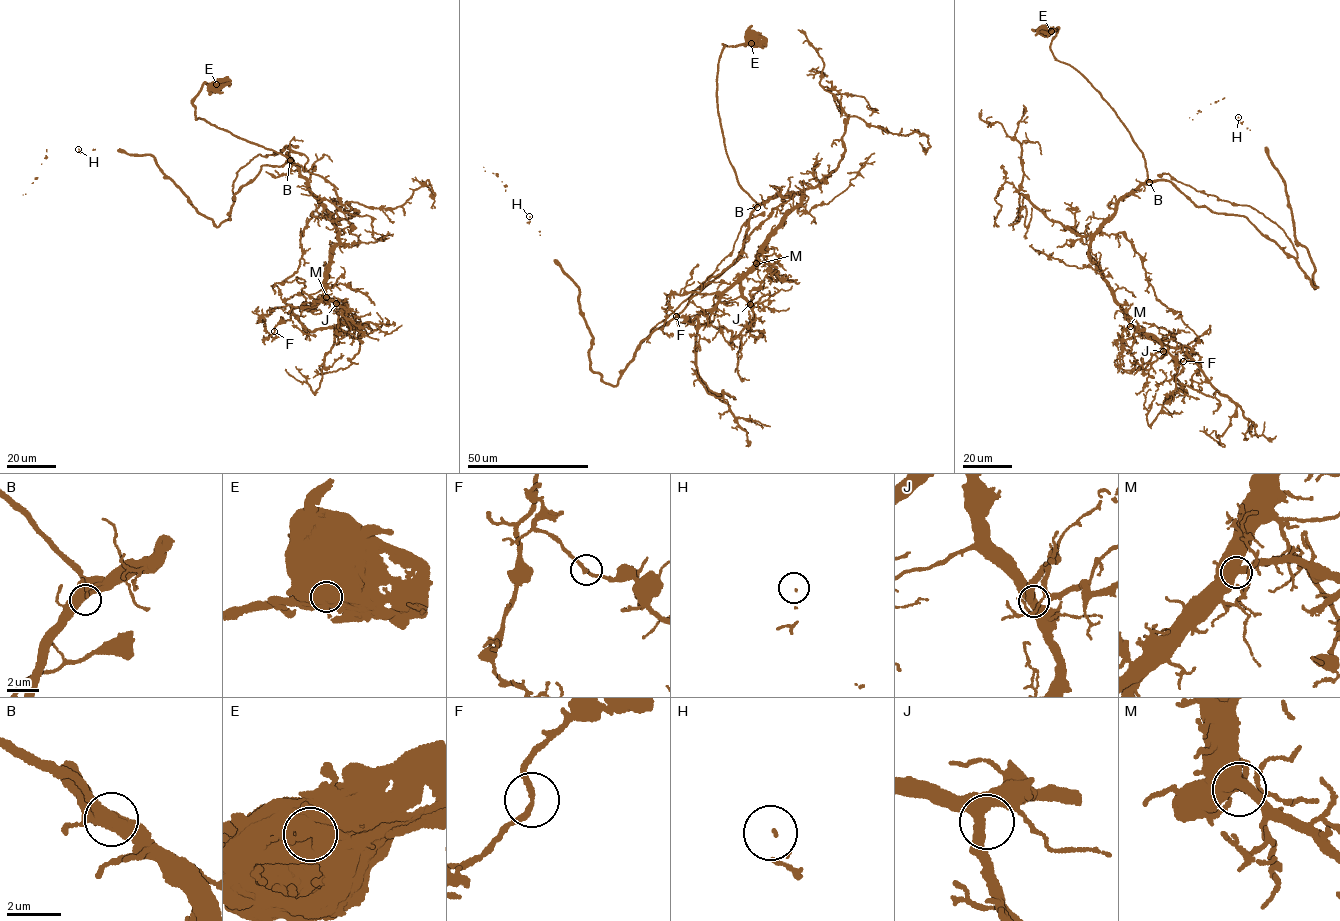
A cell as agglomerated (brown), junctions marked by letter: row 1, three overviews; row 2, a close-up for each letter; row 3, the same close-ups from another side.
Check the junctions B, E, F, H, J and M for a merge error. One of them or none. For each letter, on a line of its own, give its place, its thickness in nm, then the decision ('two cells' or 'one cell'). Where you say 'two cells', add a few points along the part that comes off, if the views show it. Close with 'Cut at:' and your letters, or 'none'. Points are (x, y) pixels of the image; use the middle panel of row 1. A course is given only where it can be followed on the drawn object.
B: (757, 207) | 550 nm | one cell
E: (751, 43) | 1450 nm | one cell
F: (676, 316) | 200 nm | one cell
H: (529, 216) | 70 nm | one cell
J: (750, 304) | 400 nm | one cell
M: (756, 263) | 600 nm | one cell
Cut at: none

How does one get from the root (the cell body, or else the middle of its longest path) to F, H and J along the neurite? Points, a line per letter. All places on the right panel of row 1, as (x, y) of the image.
F: (1043, 32), (1057, 27), (1053, 56), (1113, 108), (1147, 168), (1091, 263), (1129, 324), (1183, 360)
H: (1043, 32), (1057, 27), (1053, 56), (1113, 108), (1148, 180), (1245, 217), (1317, 287), (1284, 180), (1238, 117)
J: (1043, 32), (1057, 27), (1053, 56), (1144, 157), (1147, 179), (1090, 258), (1163, 351)

